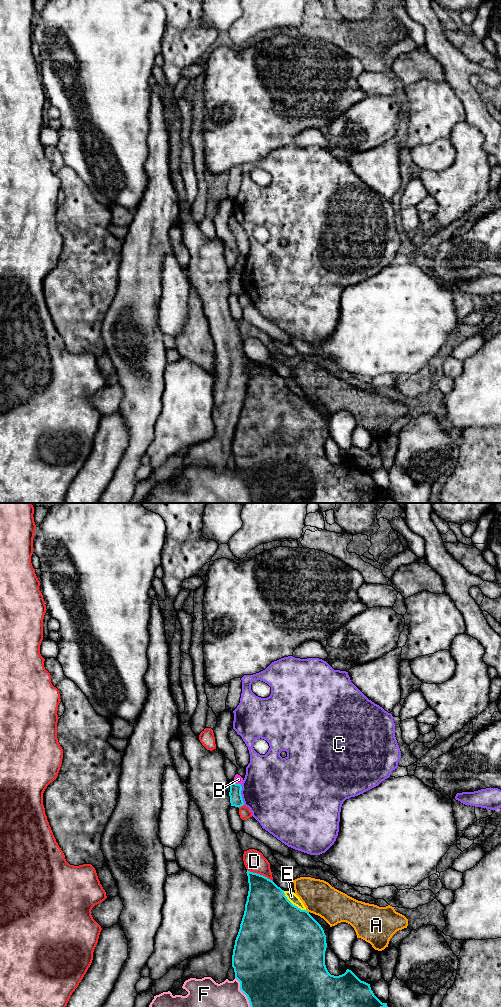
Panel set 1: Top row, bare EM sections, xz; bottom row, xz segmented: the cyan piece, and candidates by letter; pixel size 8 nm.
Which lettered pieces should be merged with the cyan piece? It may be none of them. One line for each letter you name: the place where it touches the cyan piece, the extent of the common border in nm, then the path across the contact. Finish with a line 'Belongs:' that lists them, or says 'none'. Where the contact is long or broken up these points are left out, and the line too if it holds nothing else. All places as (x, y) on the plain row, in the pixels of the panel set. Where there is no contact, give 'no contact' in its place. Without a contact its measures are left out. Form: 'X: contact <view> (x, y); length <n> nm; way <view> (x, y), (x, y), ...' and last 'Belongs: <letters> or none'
Belongs: none

